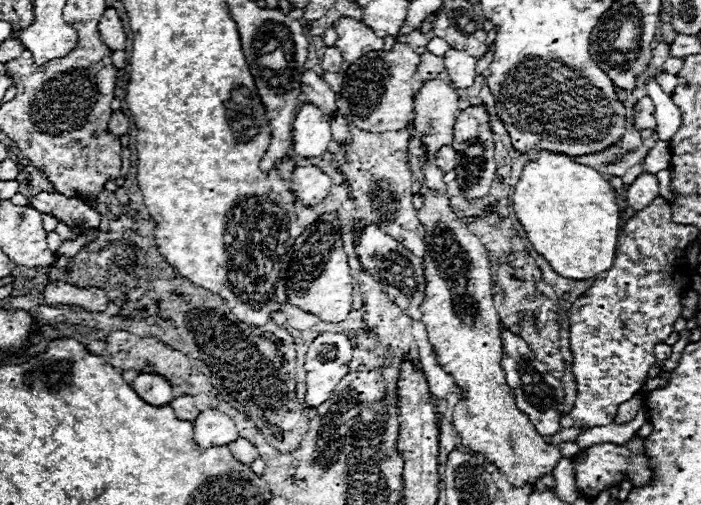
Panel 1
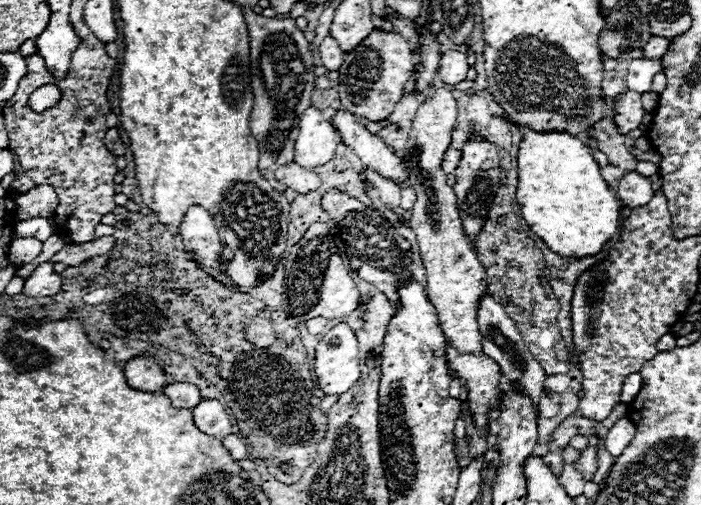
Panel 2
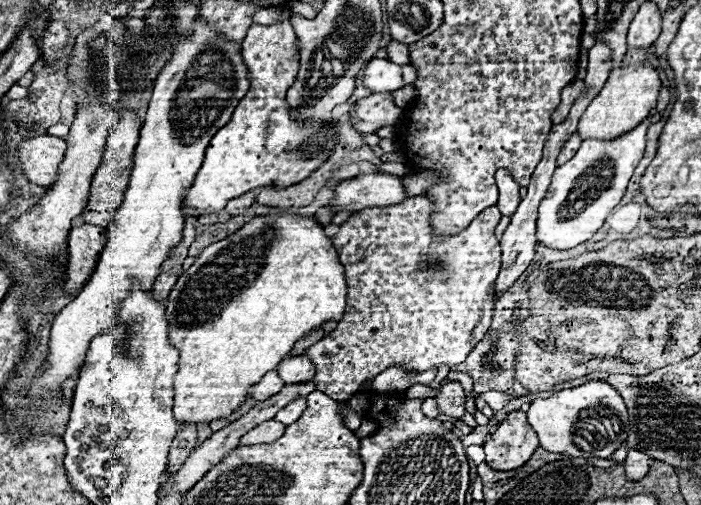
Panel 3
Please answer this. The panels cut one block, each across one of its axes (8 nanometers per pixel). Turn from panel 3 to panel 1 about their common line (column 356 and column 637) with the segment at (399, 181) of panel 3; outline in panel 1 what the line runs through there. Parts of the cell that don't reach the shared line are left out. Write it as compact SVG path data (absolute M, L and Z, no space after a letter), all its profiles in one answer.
M640 174L626 188L626 204L636 212L644 210L654 198L658 198L658 180L654 174Z

